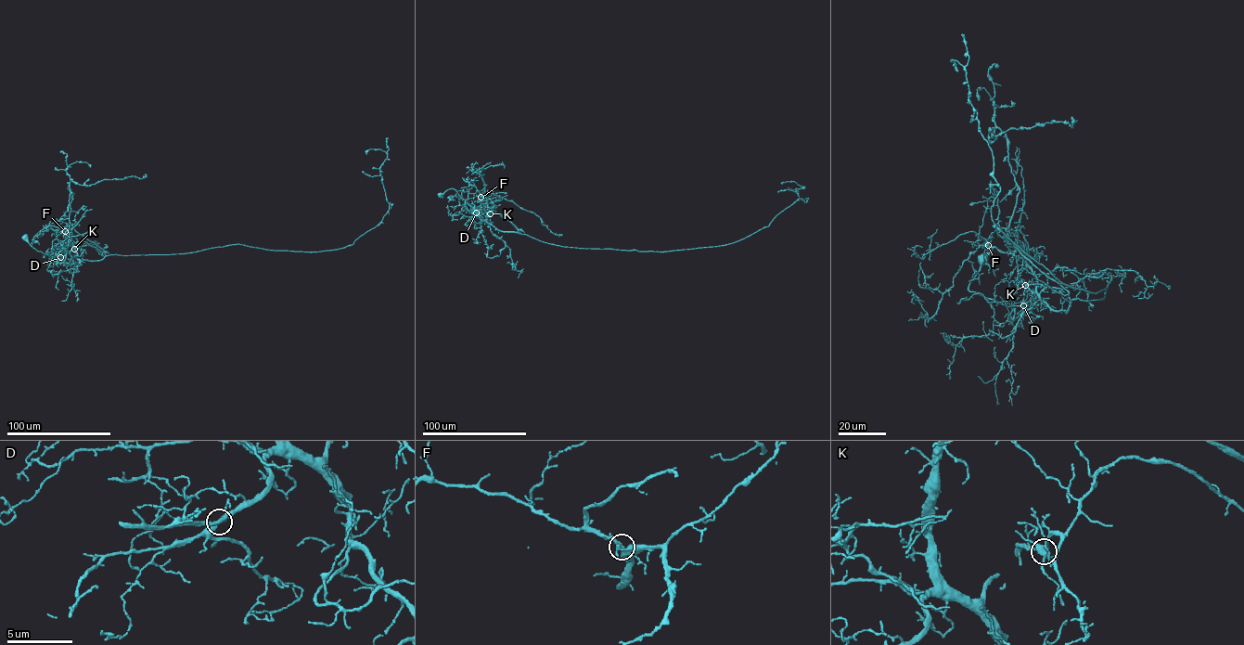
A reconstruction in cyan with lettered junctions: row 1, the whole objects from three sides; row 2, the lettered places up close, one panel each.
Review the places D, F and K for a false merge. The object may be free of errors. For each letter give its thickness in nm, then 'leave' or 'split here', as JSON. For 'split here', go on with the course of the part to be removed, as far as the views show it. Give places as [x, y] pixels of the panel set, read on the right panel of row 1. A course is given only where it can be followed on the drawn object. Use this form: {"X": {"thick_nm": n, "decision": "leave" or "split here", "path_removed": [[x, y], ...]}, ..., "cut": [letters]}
{"D": {"thick_nm": 320, "decision": "leave"}, "F": {"thick_nm": 340, "decision": "leave"}, "K": {"thick_nm": 320, "decision": "leave"}, "cut": []}

